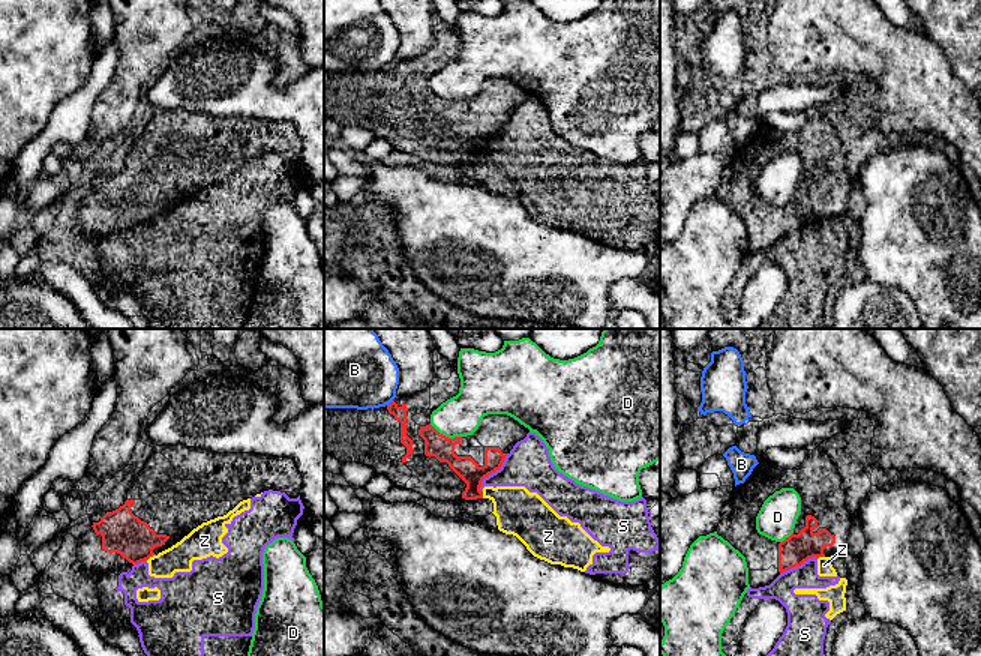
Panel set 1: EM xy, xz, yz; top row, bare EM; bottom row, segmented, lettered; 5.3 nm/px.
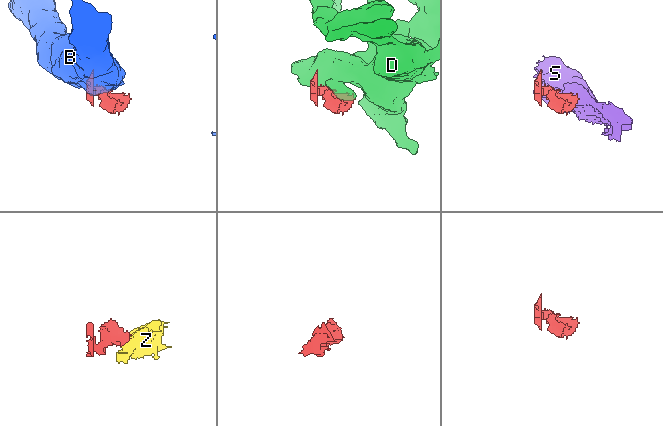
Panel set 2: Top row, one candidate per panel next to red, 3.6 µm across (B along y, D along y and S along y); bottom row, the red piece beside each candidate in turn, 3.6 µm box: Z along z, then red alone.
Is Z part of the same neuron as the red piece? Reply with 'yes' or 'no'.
no

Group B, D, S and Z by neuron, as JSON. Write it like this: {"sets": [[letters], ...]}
{"sets": [["B"], ["D"], ["S", "Z"]]}

